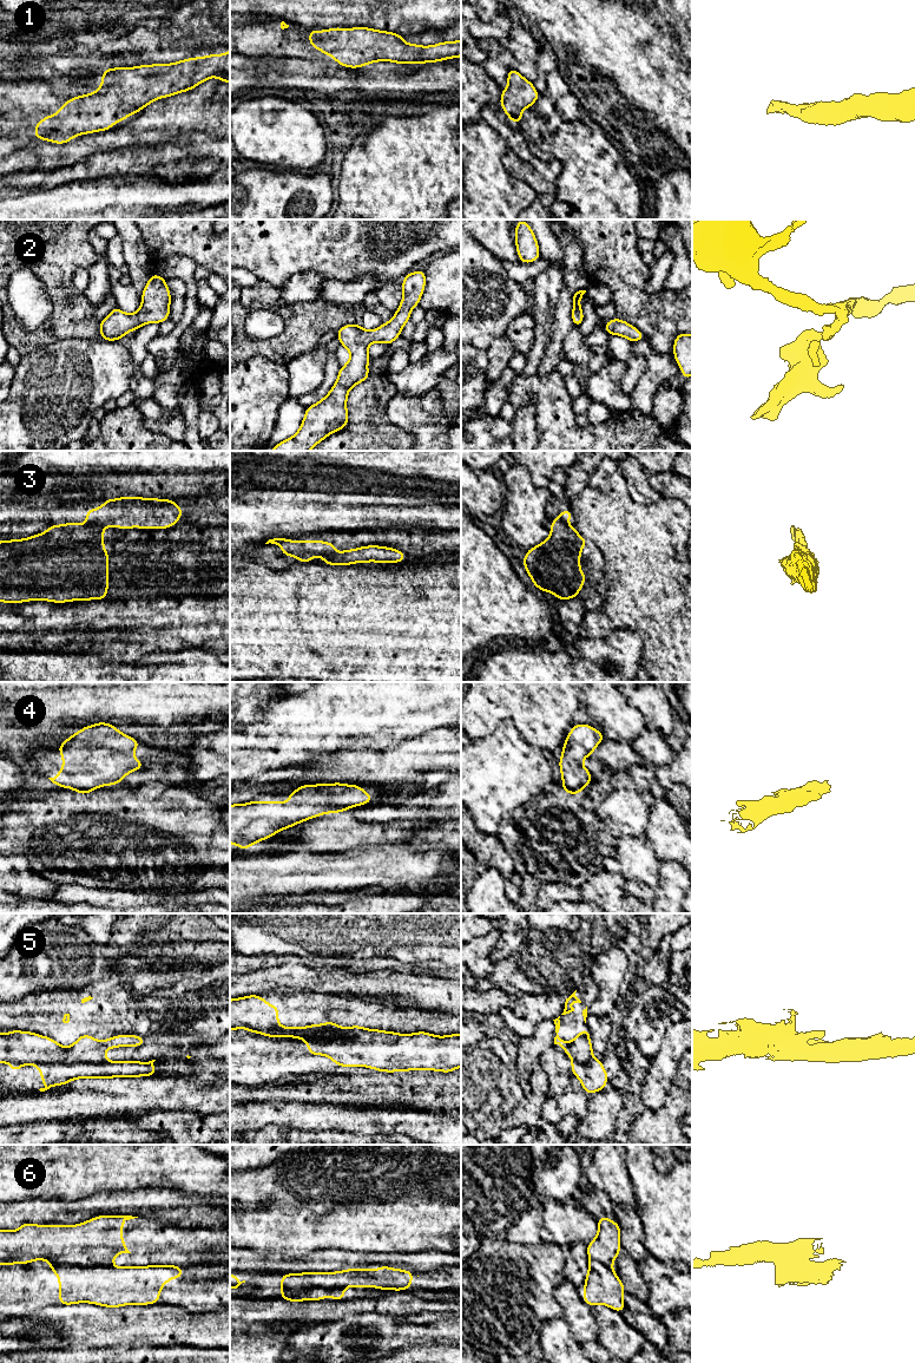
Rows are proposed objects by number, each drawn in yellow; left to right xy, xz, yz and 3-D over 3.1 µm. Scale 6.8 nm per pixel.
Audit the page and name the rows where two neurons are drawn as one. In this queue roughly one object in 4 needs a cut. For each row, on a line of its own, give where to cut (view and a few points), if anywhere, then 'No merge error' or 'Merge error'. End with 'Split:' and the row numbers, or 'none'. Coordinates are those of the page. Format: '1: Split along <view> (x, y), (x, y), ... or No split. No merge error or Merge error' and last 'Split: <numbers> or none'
1: No split. No merge error
2: No split. No merge error
3: Split along xy (90, 523), (104, 525). Merge error
4: No split. No merge error
5: Split along xy (107, 1061), (38, 1062), (35, 1065). Merge error
6: Split along xz (343, 1288), (308, 1288), (302, 1289), (296, 1295), (281, 1297). Merge error
Split: 3, 5, 6

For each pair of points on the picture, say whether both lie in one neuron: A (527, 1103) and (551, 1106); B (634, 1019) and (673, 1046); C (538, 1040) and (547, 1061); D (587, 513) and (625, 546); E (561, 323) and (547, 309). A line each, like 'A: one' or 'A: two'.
A: two
B: two
C: two
D: one
E: two

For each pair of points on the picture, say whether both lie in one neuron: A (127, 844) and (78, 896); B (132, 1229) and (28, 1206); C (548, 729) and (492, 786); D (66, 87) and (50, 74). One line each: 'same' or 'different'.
A: different
B: different
C: different
D: same

